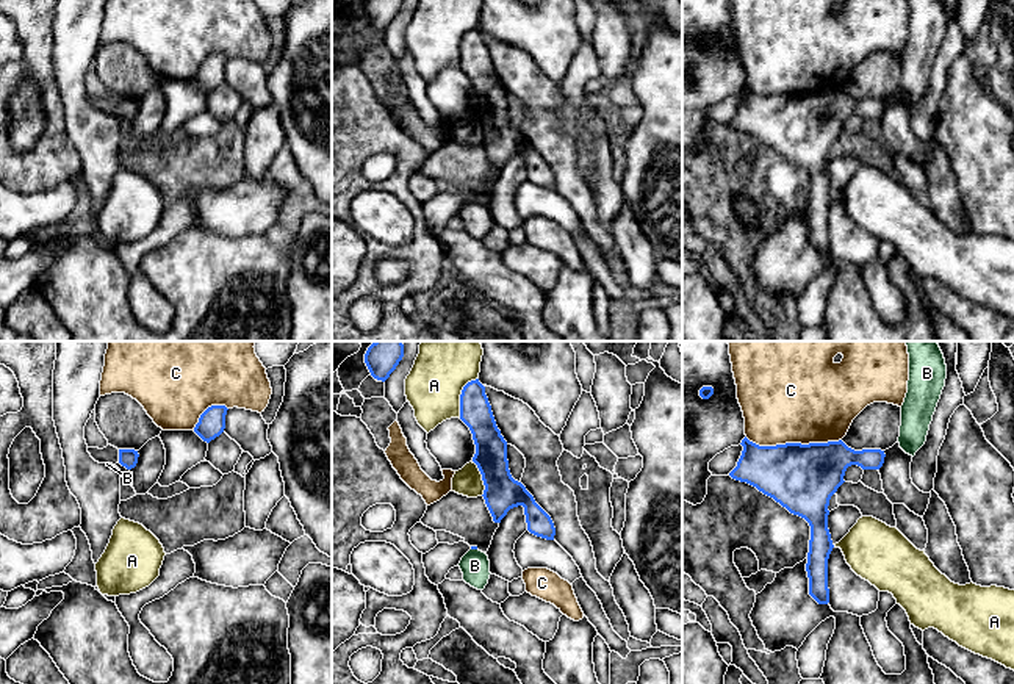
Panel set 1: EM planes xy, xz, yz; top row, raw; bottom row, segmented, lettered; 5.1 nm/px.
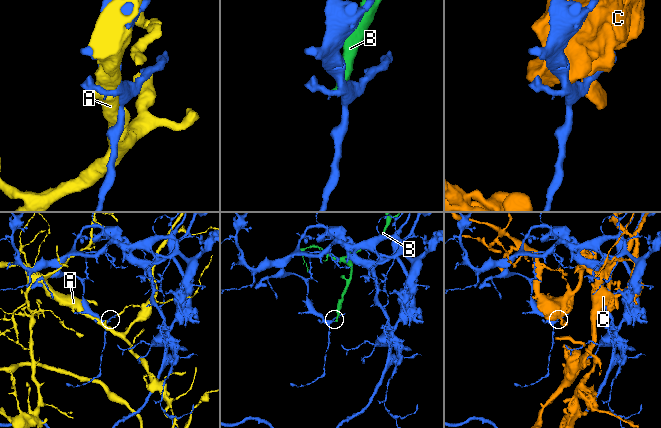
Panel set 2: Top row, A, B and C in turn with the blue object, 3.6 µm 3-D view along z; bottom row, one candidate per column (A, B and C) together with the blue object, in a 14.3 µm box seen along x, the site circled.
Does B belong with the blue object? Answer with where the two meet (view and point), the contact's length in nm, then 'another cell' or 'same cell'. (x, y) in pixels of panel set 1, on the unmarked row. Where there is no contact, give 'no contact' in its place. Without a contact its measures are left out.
contact xz (474, 198); length 30 nm; another cell

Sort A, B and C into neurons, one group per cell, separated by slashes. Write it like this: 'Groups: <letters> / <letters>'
Groups: A / B / C

